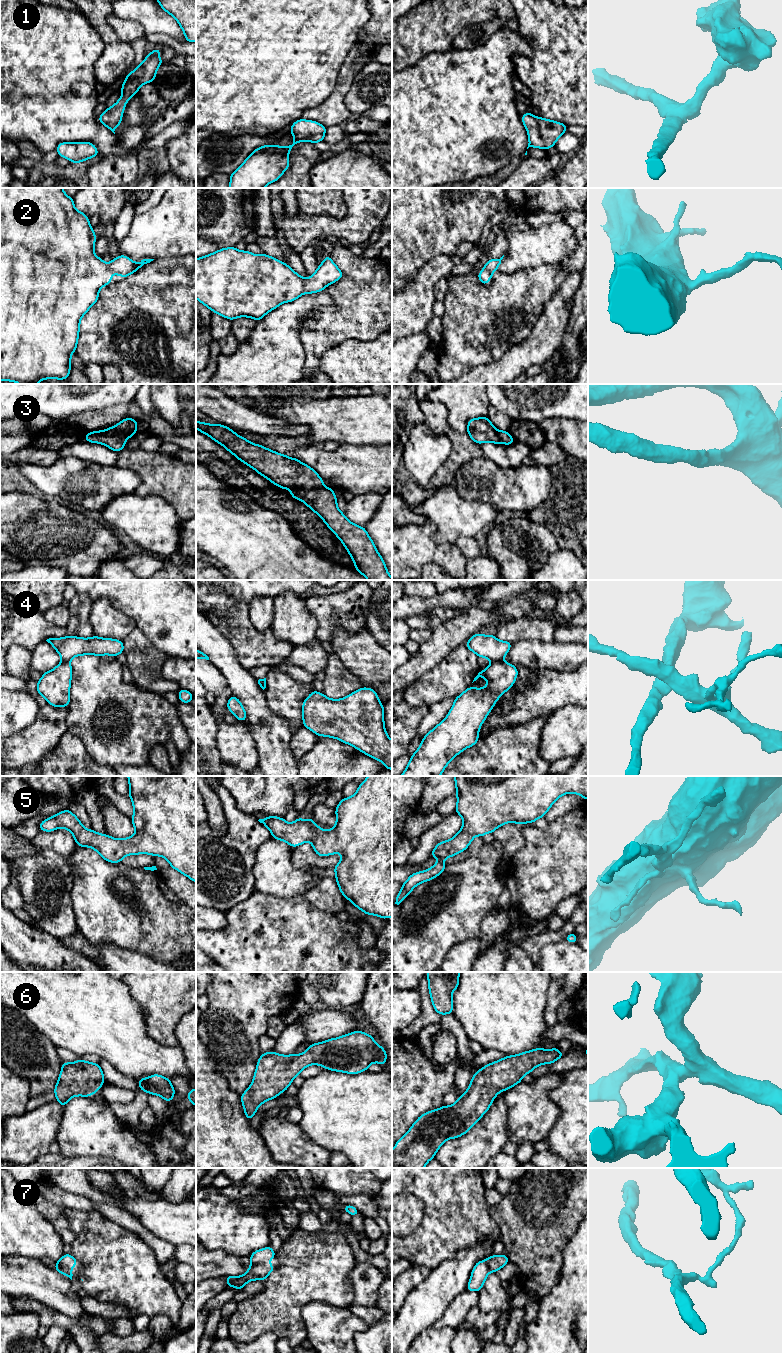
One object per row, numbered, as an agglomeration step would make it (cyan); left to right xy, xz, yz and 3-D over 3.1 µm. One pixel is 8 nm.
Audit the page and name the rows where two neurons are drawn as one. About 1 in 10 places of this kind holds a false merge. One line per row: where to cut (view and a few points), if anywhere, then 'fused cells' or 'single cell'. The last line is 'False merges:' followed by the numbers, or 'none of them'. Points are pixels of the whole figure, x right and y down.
1: no cut; single cell
2: no cut; single cell
3: no cut; single cell
4: cut in yz along (500, 660), (492, 662); fused cells
5: no cut; single cell
6: no cut; single cell
7: no cut; single cell
False merges: 4

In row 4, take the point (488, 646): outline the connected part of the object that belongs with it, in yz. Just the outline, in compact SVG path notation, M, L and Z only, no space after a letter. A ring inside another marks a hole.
M476 633L466 643L467 648L478 657L488 658L490 661L501 661L509 652L512 643L500 641L495 635L481 635Z

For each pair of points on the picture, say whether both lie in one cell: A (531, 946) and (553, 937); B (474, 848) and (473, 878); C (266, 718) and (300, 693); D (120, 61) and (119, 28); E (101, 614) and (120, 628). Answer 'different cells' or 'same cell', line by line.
A: same cell
B: different cells
C: different cells
D: different cells
E: same cell

